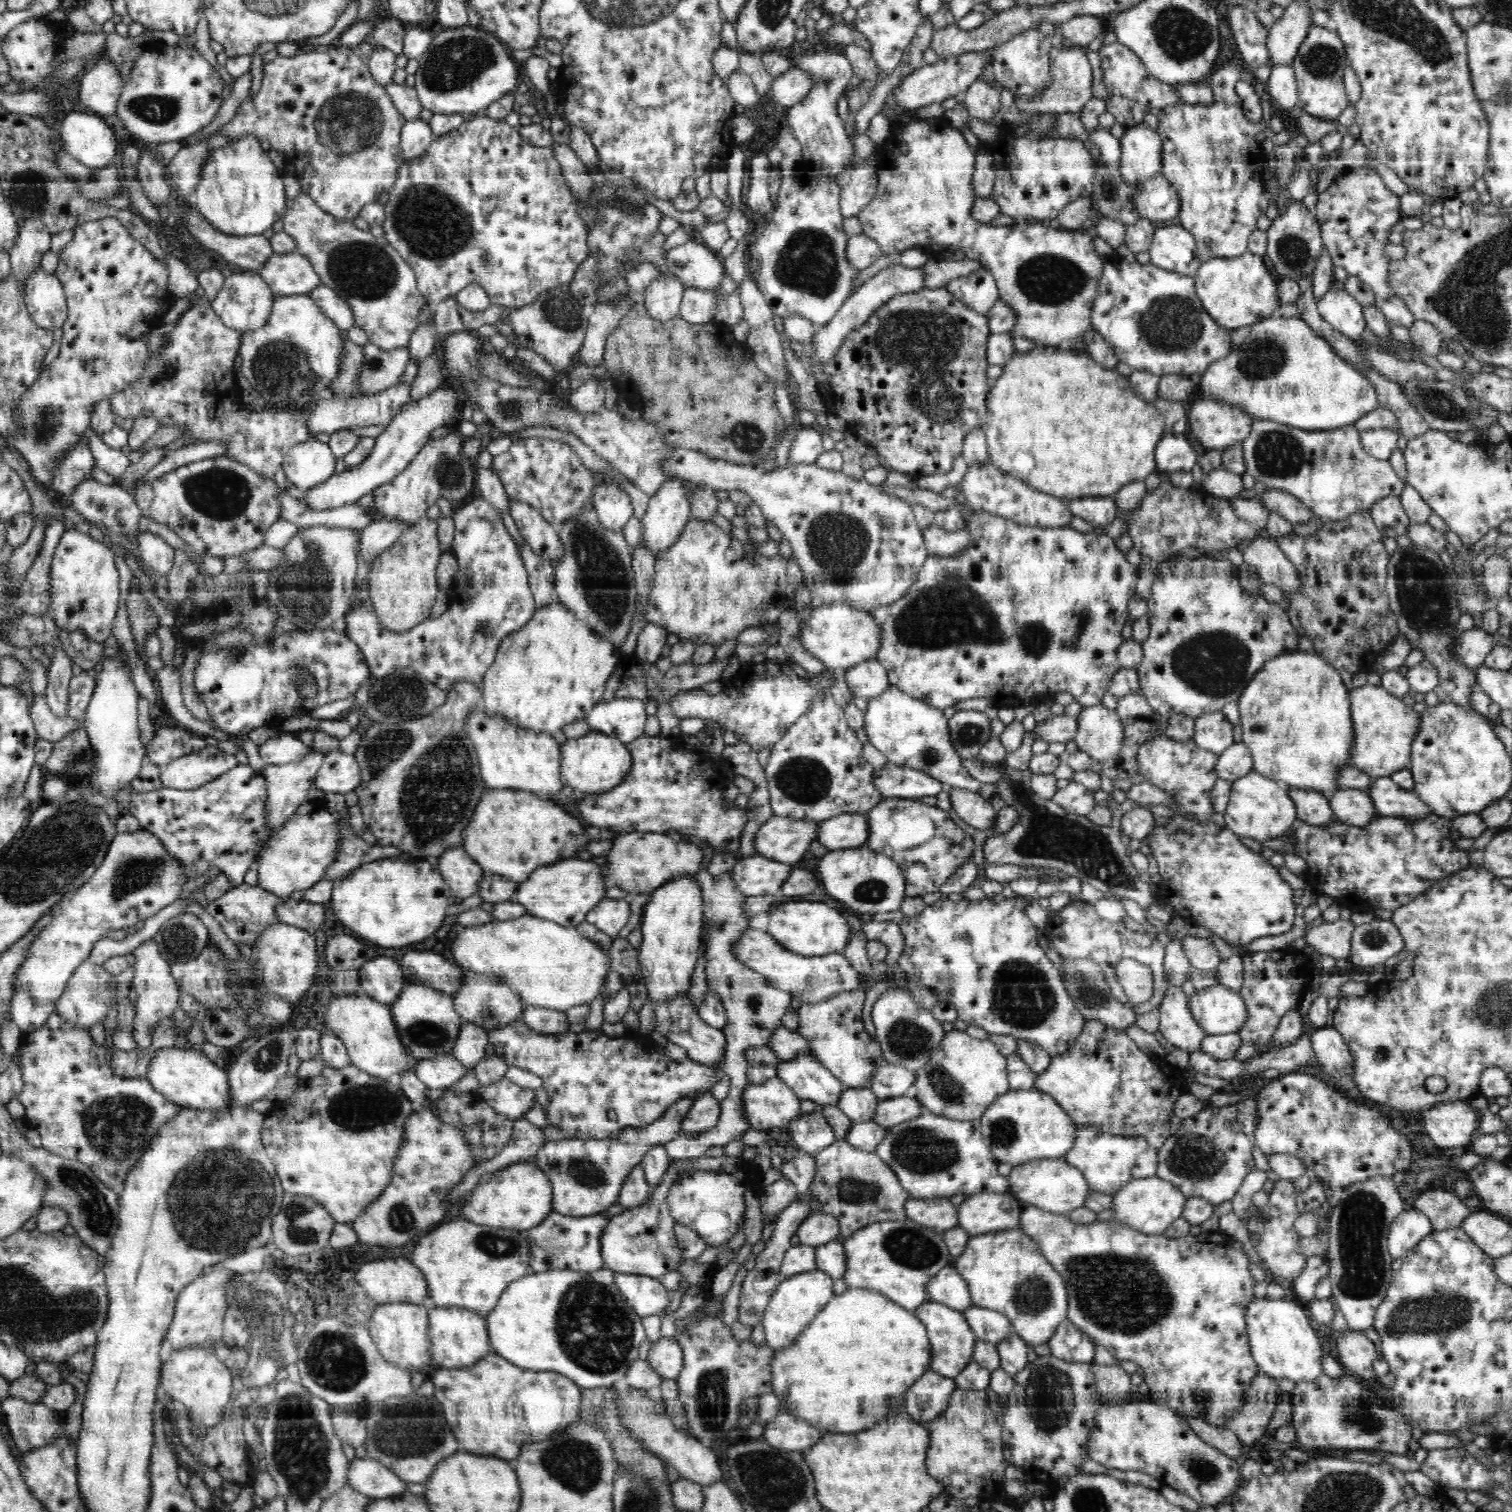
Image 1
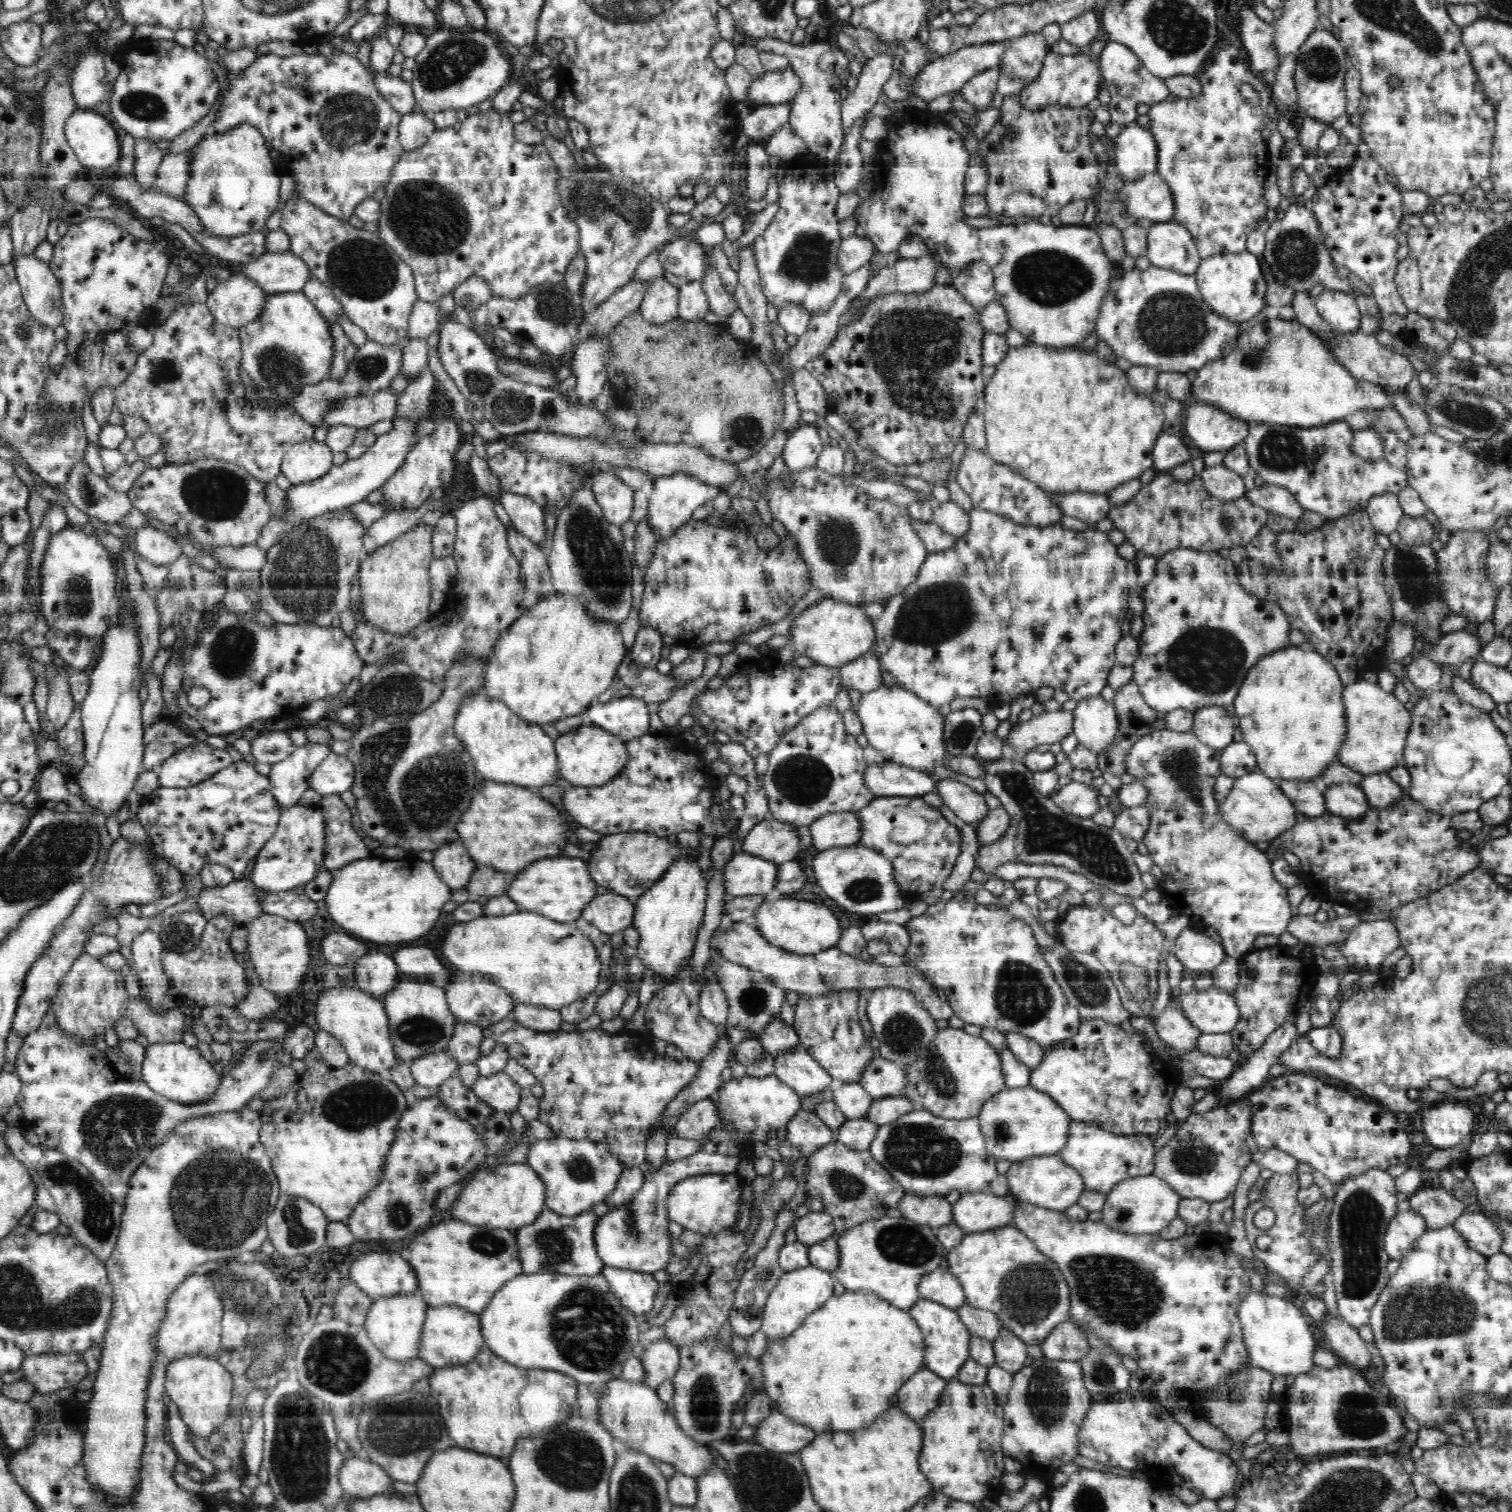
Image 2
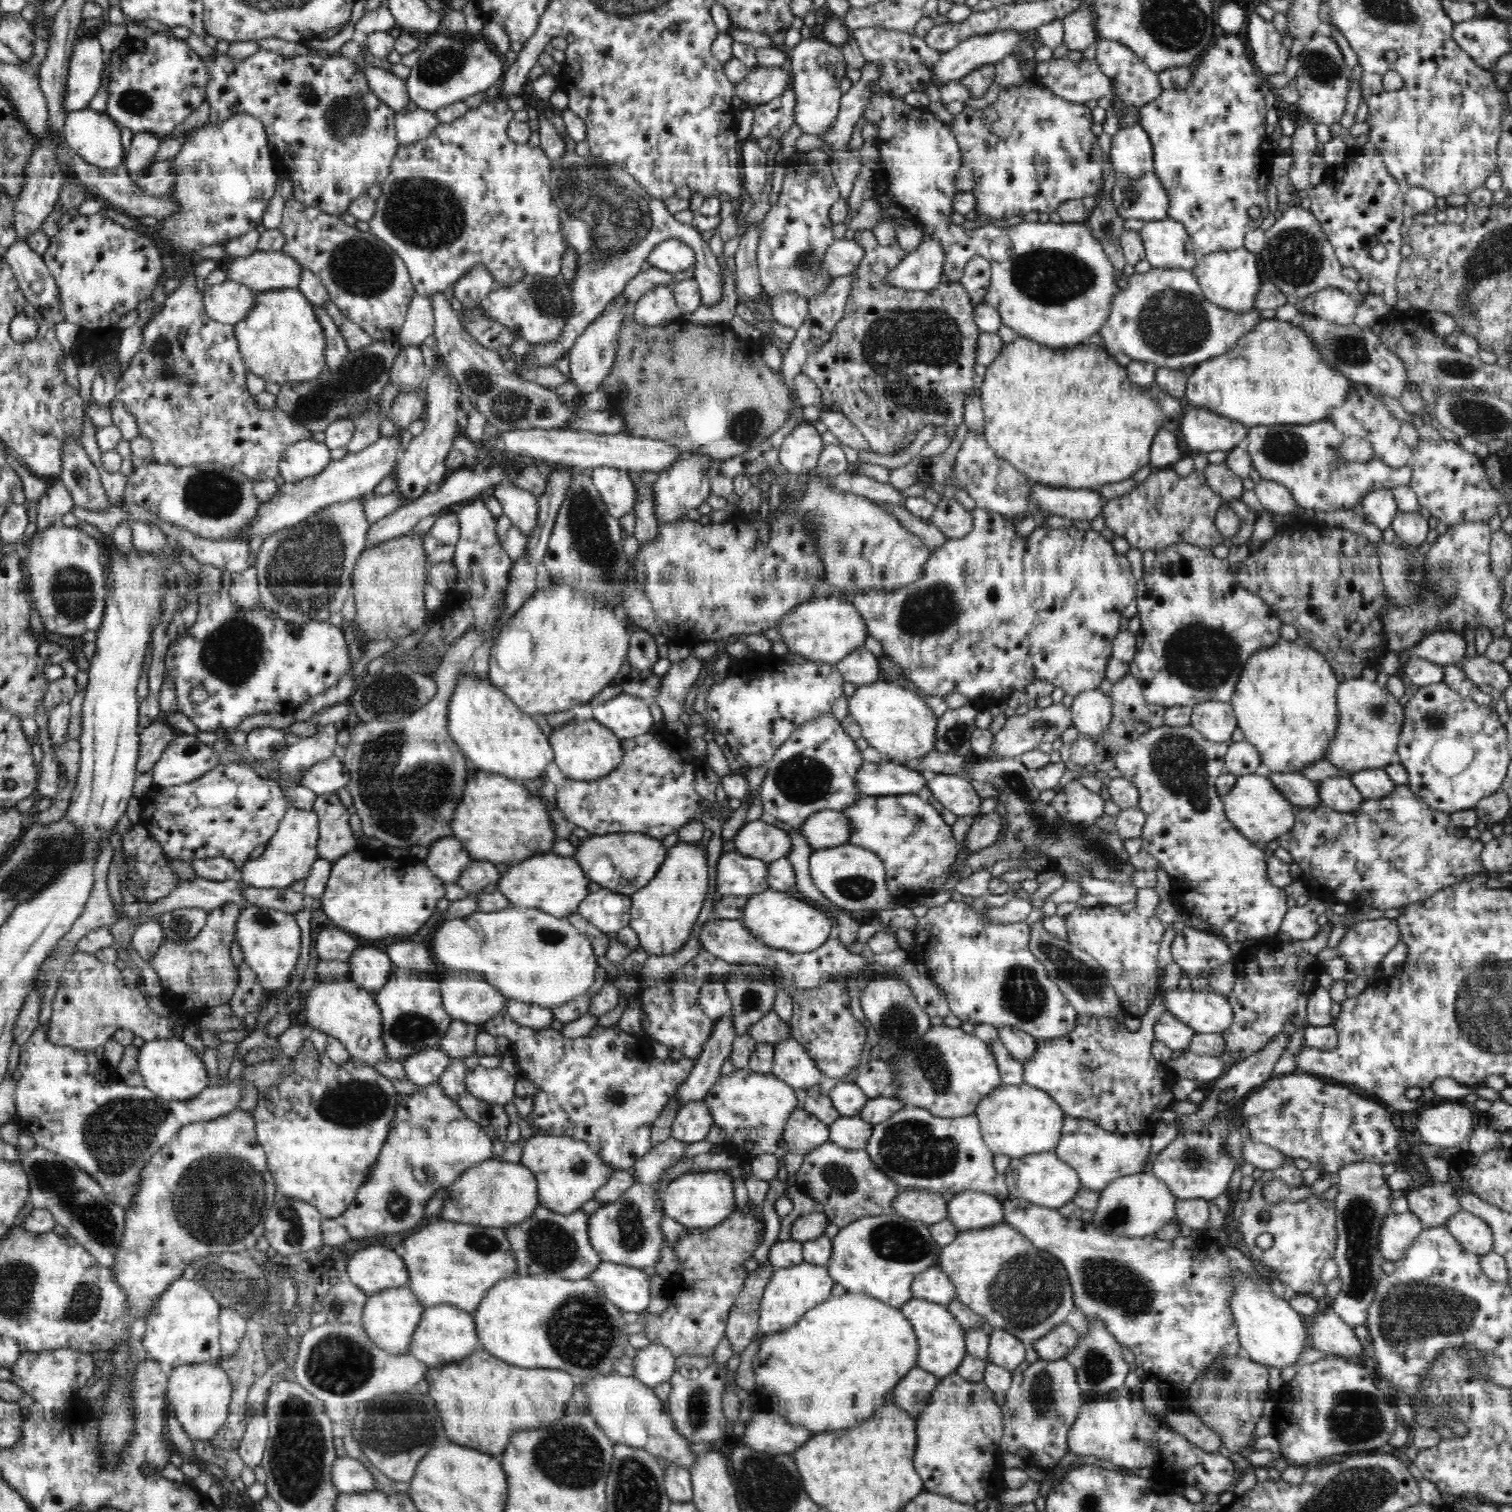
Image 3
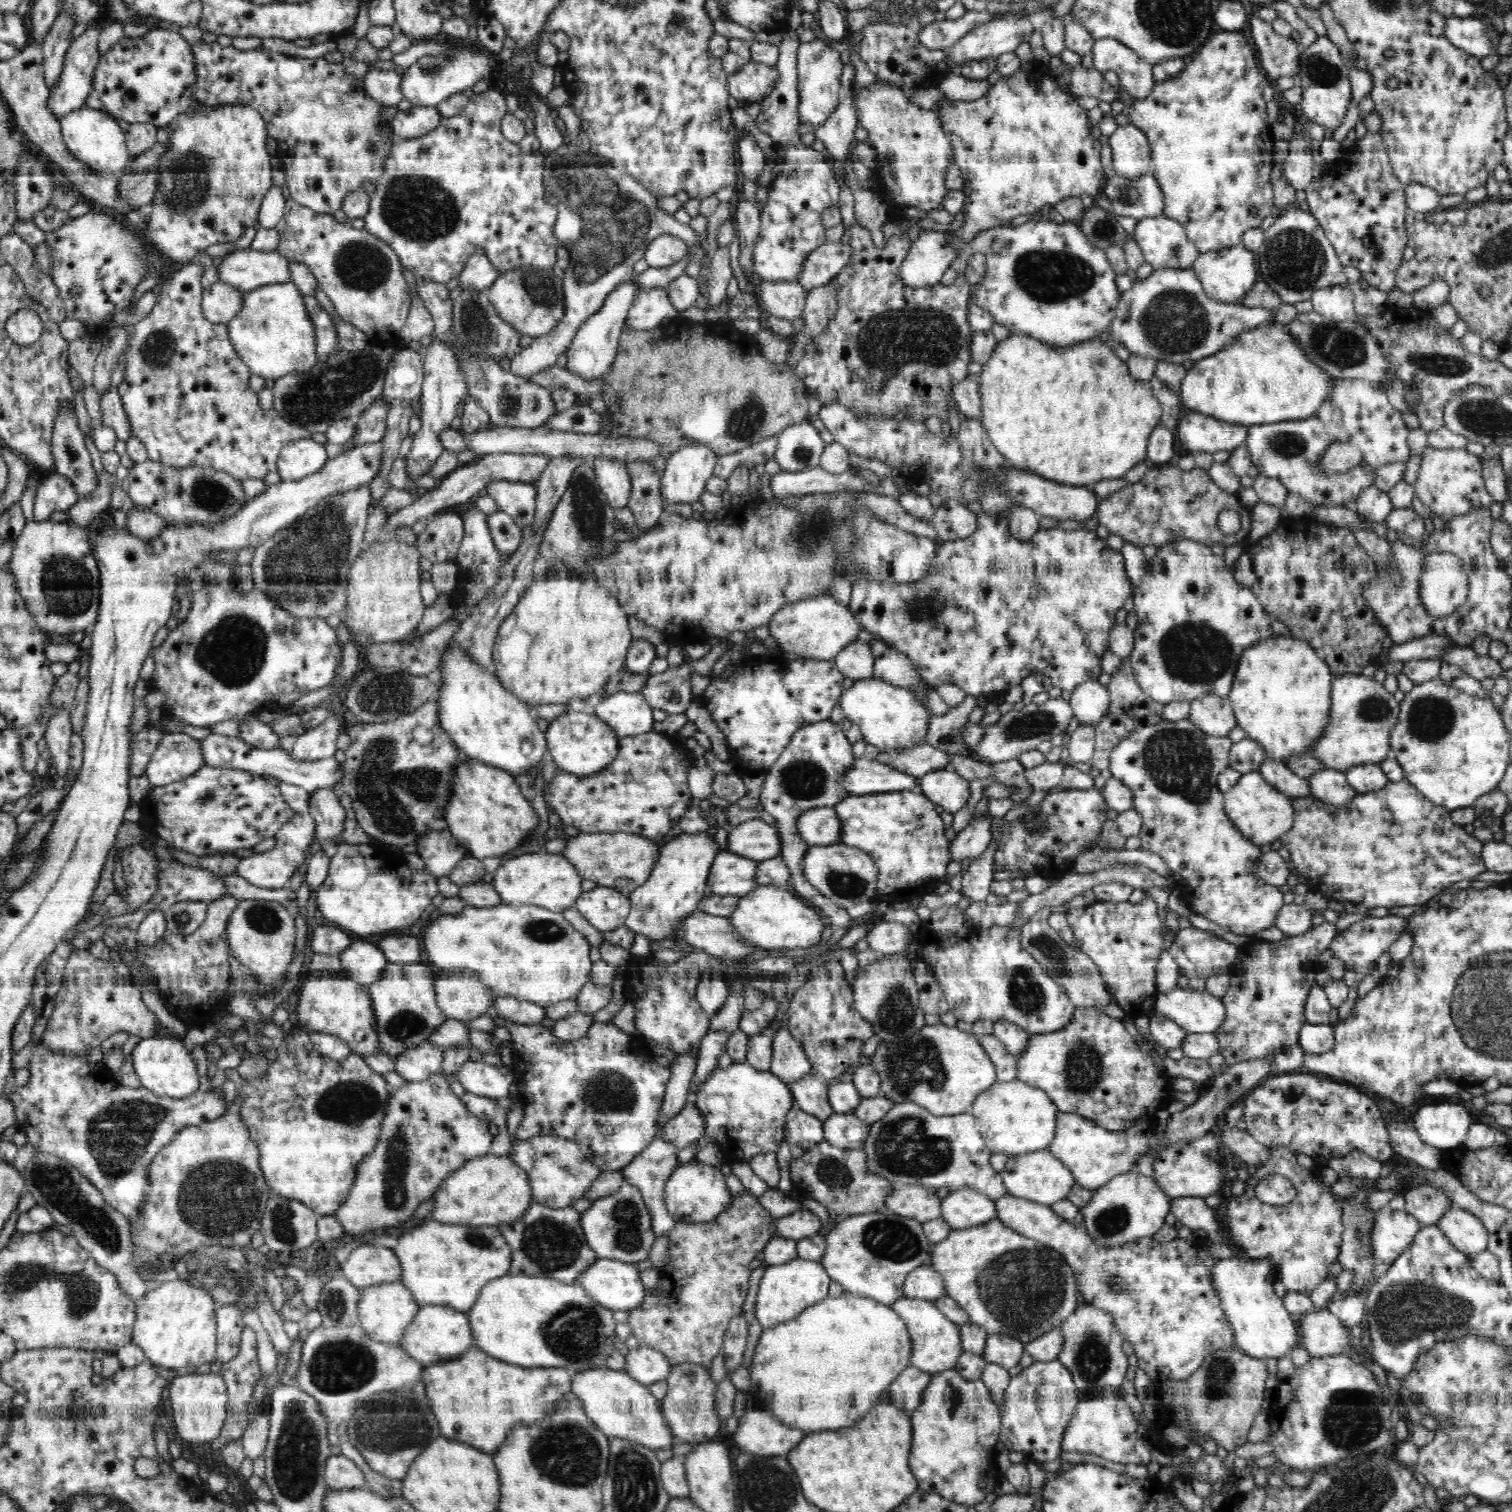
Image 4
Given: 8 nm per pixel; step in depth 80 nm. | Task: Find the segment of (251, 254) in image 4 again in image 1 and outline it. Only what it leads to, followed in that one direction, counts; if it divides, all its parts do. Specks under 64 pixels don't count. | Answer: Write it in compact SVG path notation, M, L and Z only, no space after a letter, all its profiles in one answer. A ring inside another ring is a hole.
M296 251L274 253L263 267L252 273L260 275L275 296L309 295L310 290L321 285L312 263Z

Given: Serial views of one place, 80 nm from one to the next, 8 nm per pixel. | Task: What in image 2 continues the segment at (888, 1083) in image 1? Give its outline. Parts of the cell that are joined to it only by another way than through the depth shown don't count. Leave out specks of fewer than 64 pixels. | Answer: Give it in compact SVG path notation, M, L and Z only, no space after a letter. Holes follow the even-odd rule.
M875 1057L862 1071L859 1083L873 1099L881 1099L900 1095L906 1081L905 1067L885 1058Z

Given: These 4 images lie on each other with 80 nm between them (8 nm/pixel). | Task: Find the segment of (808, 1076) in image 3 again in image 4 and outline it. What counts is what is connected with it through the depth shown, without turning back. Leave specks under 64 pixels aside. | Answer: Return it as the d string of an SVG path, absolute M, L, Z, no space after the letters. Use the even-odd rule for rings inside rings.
M784 1026L773 1038L773 1055L769 1071L786 1084L814 1074L802 1043Z

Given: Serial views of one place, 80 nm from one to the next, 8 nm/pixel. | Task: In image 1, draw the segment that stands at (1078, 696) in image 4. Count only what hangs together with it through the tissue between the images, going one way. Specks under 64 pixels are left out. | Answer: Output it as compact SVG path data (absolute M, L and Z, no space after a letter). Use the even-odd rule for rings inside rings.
M1103 704L1082 707L1078 716L1078 730L1075 734L1077 748L1086 752L1092 759L1104 762L1108 759L1115 759L1122 746L1124 738L1124 726L1114 710L1108 710Z

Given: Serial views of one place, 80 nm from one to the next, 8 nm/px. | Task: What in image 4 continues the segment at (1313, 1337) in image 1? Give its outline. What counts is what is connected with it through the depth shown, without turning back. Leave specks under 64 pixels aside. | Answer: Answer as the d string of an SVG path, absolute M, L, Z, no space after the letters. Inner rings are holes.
M1242 1258L1218 1259L1211 1273L1212 1286L1234 1331L1235 1347L1248 1356L1265 1360L1269 1357L1279 1360L1299 1346L1297 1317L1289 1313L1282 1299L1274 1293L1273 1273L1266 1260Z

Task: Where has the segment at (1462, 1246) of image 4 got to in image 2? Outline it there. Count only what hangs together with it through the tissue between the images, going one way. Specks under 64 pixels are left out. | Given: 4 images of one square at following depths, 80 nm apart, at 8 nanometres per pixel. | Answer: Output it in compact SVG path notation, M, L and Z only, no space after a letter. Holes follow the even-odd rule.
M1478 1210L1464 1211L1452 1225L1464 1237L1468 1246L1483 1256L1488 1258L1501 1252L1503 1232L1491 1218Z

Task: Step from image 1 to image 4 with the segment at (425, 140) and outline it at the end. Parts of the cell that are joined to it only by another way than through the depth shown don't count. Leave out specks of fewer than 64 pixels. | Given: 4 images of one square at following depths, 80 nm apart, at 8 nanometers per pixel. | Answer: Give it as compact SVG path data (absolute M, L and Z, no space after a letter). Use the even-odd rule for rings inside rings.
M413 105L409 110L397 111L391 123L392 139L413 139L438 128L443 117L437 106Z

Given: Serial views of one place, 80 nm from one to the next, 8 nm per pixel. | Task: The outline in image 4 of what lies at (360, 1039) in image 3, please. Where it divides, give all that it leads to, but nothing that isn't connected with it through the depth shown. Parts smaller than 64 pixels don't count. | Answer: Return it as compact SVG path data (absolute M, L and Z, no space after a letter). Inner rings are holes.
M309 971L301 980L296 1008L300 1026L306 1026L310 1033L323 1032L340 1037L348 1043L352 1053L360 1056L380 1051L375 1012L366 985L330 971Z

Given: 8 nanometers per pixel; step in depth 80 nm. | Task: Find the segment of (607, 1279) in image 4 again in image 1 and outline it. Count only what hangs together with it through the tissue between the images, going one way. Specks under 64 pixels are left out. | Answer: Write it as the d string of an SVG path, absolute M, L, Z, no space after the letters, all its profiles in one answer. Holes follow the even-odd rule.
M616 1272L613 1274L613 1281L627 1305L641 1317L651 1314L664 1317L670 1296L659 1278Z

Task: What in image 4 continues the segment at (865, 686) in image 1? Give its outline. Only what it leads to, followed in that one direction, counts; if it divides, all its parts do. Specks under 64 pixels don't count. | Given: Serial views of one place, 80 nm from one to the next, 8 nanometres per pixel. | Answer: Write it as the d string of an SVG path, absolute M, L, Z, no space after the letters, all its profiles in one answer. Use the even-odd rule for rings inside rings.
M860 640L848 644L848 648L844 648L833 662L845 678L854 681L873 679L874 656L870 645Z

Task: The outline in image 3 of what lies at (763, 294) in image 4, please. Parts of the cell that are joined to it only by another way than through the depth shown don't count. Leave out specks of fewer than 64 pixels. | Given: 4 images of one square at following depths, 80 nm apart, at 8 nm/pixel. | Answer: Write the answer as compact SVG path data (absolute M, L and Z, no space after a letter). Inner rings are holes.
M782 292L769 299L772 315L778 324L797 330L806 319L809 300L802 298L797 292Z

